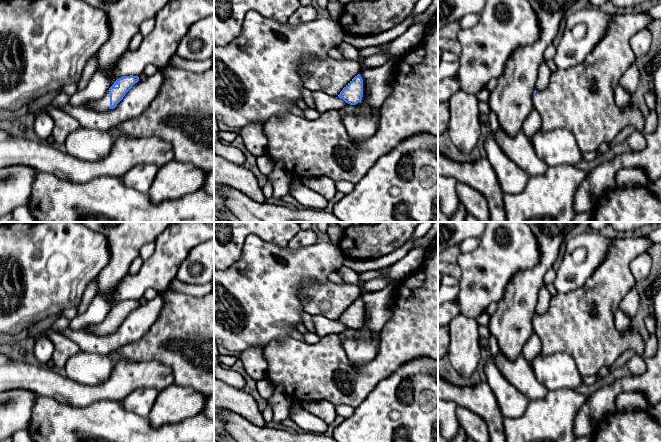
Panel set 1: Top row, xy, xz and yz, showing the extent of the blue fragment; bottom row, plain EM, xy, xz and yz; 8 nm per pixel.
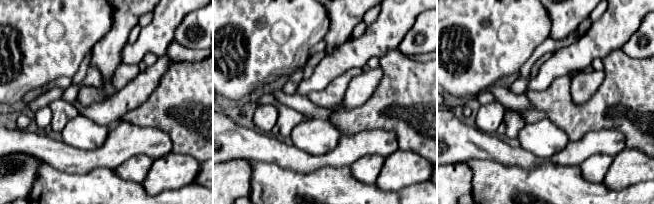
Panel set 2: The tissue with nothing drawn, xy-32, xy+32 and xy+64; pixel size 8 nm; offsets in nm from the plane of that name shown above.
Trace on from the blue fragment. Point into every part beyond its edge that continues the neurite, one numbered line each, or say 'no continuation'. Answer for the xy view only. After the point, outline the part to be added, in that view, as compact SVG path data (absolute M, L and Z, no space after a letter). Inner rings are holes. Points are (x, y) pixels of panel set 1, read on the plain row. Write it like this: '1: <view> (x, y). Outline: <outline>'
1: xy (102, 329). Outline: M109 315L99 324L93 325L90 332L95 336L107 336L110 334L110 318Z

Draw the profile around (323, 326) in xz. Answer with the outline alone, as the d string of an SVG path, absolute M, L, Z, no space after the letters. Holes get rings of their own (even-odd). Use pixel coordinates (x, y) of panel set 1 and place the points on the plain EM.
M322 315L313 316L313 323L315 334L320 338L328 334L340 334L348 329L348 327L338 320L330 320Z

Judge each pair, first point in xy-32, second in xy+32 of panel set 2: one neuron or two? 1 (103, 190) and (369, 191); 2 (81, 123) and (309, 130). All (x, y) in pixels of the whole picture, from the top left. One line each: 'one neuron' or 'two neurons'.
1: one neuron
2: one neuron

